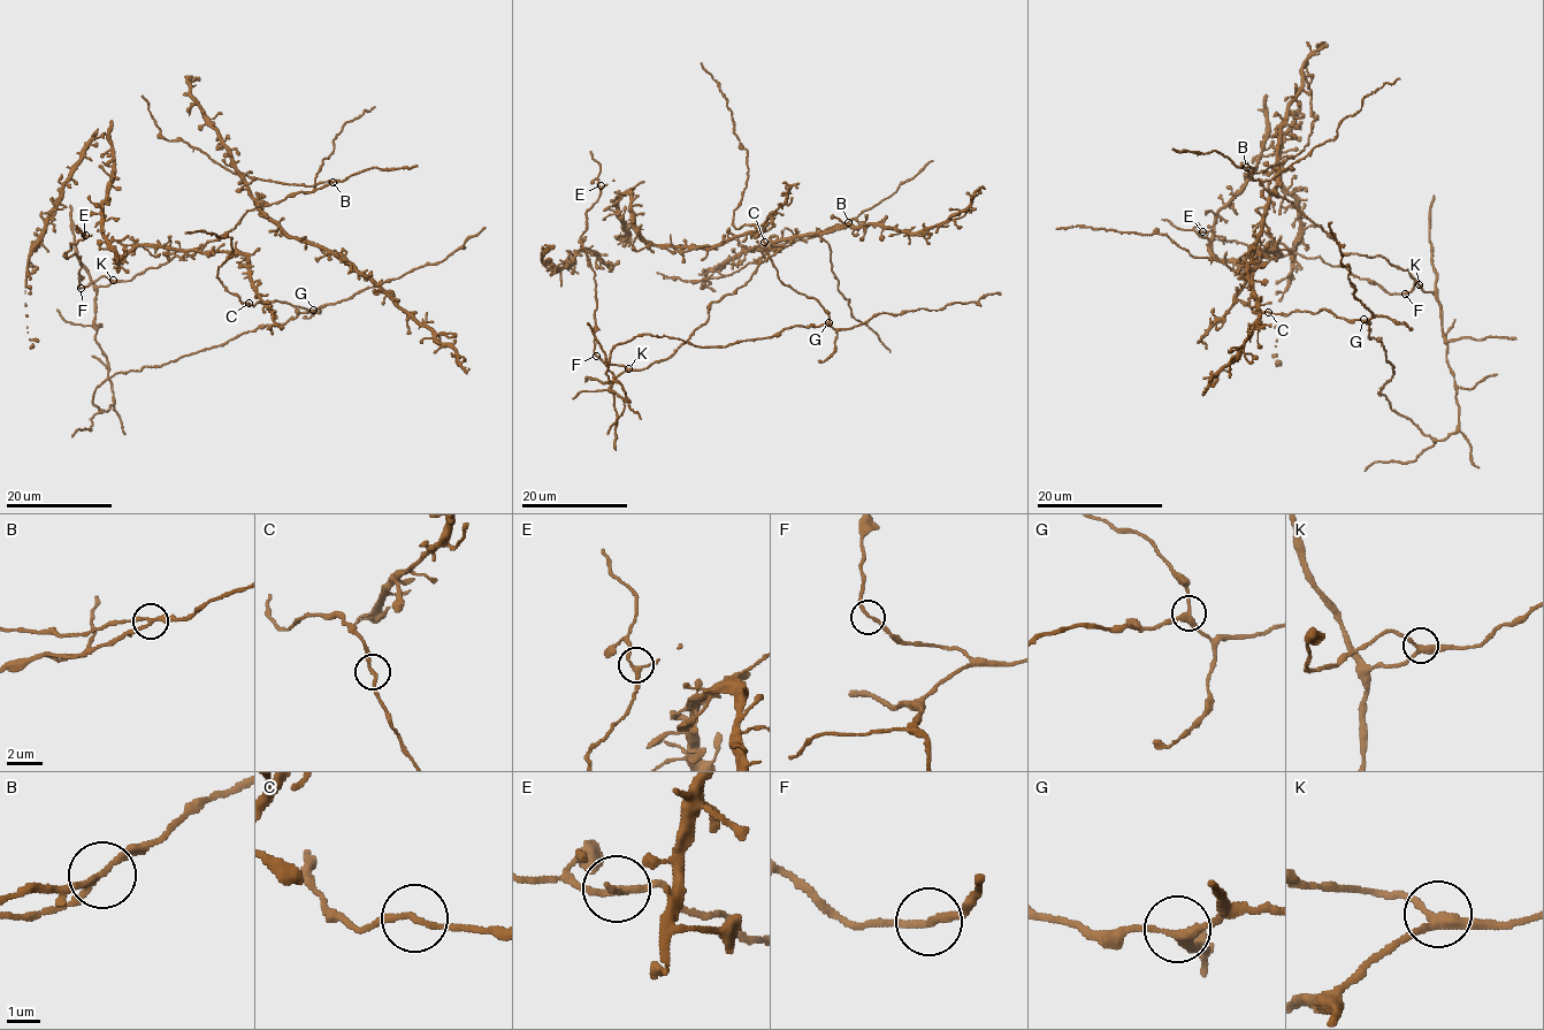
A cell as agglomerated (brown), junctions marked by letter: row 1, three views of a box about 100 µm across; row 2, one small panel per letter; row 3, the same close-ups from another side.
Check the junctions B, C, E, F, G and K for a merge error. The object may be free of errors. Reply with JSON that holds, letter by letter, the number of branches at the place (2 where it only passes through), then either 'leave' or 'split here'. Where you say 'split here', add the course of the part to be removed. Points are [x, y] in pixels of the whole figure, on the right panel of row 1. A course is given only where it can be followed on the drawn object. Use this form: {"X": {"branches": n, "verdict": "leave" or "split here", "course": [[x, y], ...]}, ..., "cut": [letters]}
{"B": {"branches": 3, "verdict": "split here", "course": [[1246, 167], [1263, 172], [1293, 158], [1307, 144], [1315, 119], [1309, 86], [1311, 74], [1305, 65]]}, "C": {"branches": 2, "verdict": "leave"}, "E": {"branches": 3, "verdict": "leave"}, "F": {"branches": 2, "verdict": "leave"}, "G": {"branches": 3, "verdict": "leave"}, "K": {"branches": 3, "verdict": "leave"}, "cut": ["B"]}

